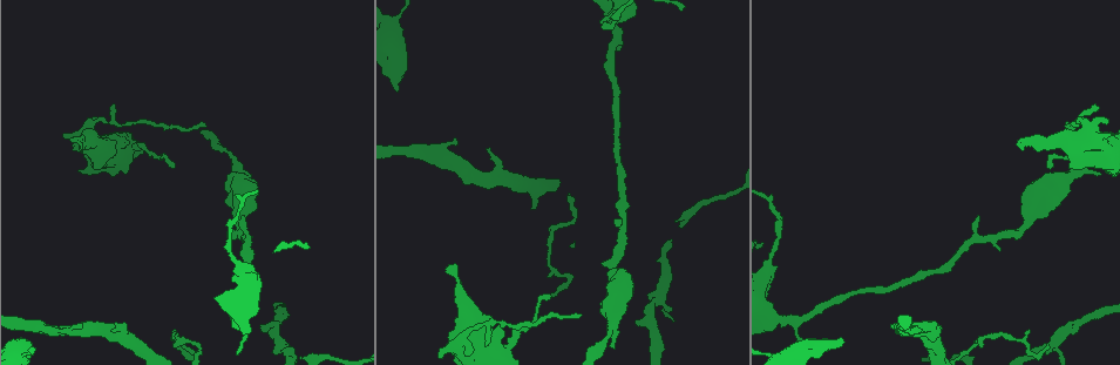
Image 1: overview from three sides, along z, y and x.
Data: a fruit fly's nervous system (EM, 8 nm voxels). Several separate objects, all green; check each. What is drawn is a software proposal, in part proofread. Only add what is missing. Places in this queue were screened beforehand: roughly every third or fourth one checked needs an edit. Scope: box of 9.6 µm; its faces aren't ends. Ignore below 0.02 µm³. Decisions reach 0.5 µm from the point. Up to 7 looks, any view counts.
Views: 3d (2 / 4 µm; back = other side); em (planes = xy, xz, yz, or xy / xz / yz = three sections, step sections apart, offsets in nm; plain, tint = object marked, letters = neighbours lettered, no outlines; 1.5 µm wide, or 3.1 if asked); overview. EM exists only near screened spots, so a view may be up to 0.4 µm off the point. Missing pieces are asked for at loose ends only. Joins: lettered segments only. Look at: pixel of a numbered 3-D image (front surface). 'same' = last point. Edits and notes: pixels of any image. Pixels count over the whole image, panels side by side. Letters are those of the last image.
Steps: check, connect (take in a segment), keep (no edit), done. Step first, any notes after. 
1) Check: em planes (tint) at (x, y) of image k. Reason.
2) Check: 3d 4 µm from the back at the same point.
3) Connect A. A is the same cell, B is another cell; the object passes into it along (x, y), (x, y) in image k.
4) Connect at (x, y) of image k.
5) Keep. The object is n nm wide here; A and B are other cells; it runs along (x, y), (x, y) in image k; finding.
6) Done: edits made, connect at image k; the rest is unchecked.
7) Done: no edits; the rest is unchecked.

Check: em xy step 4 (letters) at (1018, 141) of image 1.

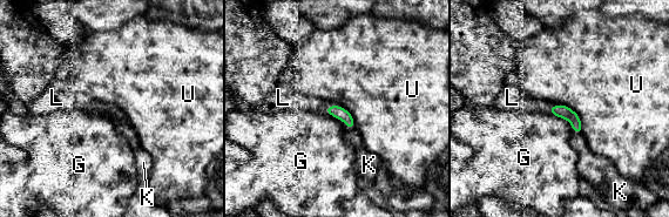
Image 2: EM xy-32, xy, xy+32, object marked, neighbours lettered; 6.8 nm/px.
Connect L. L is the same cell, G, K and U are other cells; the object passes into it along (563, 112), (549, 109), (515, 99) in image 2; the neuron continues.

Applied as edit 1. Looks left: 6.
Check: overview.

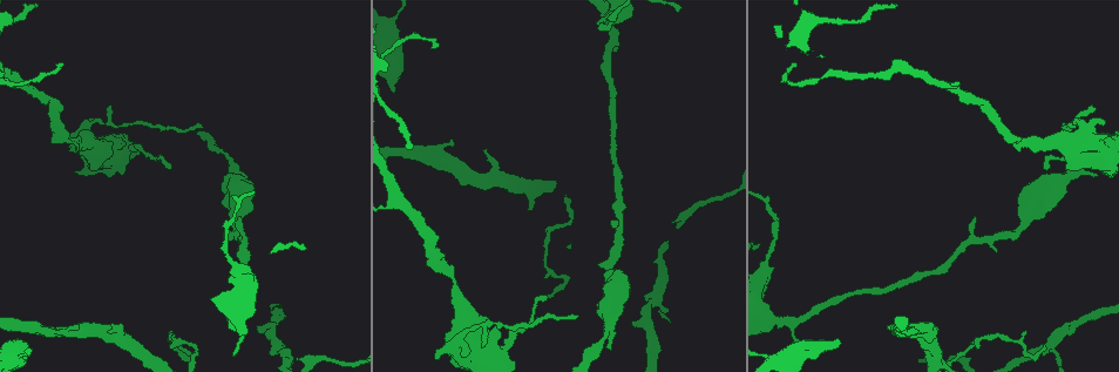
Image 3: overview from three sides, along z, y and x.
Check: em planes (tint) at (242, 219) of image 3. Thin end.

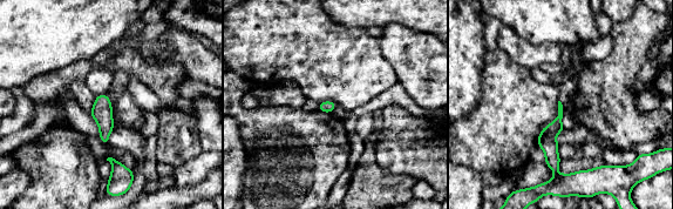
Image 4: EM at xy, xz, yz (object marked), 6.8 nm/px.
Check: em planes (letters) at the same point.

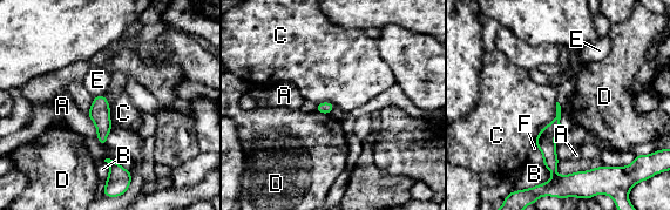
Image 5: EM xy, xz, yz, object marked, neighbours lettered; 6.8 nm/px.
Keep. A, B, C, D, E and F are other cells; a border runs along (556, 102), (555, 117), (534, 144) in image 5; none of them fits.

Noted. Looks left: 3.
Check: em yz step 4 (tint) at (838, 342) of image 3. Branch stops here.

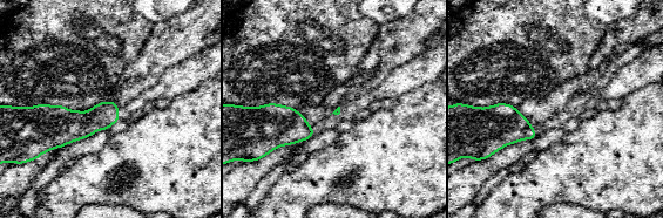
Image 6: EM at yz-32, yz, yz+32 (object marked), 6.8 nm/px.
Check: em yz step 4 (letters) at the same point. What lies round it.

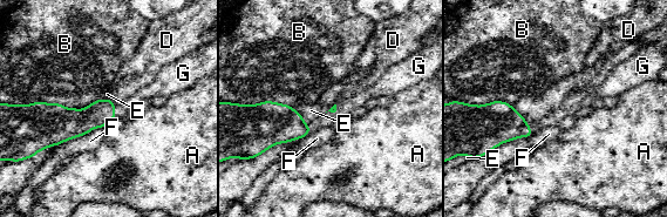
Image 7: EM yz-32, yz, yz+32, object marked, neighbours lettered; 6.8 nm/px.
Connect G. G is the same cell, A, B, D, E and F are other cells; the object passes into it along (99, 114), (114, 112), (134, 101) in image 7; it goes on there.

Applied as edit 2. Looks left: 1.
Done: edits made, connect at image 2, connect at image 7; the rest is unchecked.

